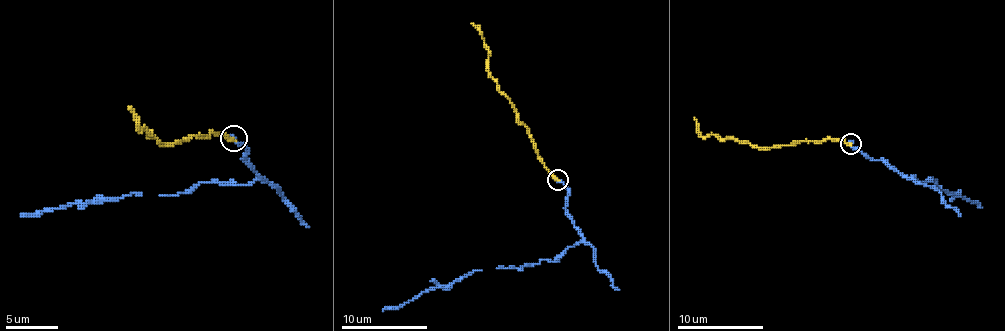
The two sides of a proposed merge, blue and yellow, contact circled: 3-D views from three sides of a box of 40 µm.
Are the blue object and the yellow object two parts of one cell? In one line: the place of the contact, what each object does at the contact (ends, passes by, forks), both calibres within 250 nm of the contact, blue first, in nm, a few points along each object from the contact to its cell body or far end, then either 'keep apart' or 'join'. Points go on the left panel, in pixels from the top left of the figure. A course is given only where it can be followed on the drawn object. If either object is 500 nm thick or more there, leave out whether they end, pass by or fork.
(234, 138) | blue ends | yellow ends | 280/200 nm | blue via (233, 138), (246, 148), (243, 159), (264, 180), (251, 185), (199, 182), (175, 195), (131, 193), (21, 216) | yellow via (233, 138), (215, 132), (160, 143), (144, 127), (139, 130), (136, 114), (128, 106) | join

